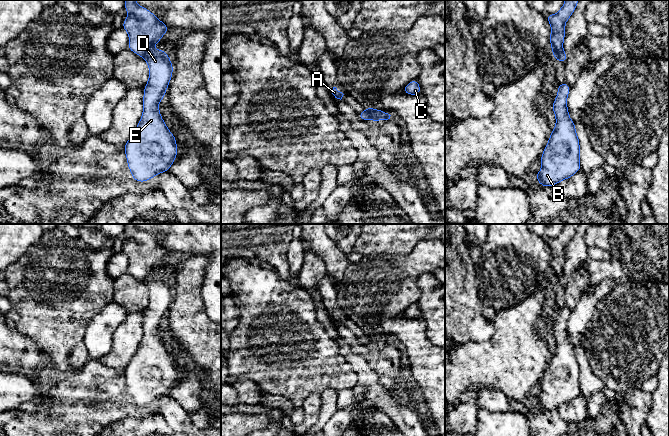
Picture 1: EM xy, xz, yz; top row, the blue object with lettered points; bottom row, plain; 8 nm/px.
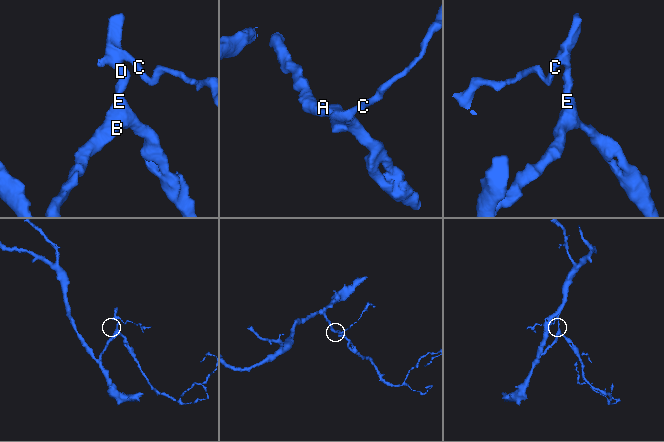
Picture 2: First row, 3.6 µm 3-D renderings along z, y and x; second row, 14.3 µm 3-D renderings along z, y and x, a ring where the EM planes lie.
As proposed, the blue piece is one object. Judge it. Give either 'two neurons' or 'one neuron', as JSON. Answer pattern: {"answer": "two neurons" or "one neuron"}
{"answer": "two neurons"}

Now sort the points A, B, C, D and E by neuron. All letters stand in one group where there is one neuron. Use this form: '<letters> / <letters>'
A C / B D E

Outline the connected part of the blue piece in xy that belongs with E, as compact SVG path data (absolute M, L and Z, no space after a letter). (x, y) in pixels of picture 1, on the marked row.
M150 49L143 58L149 66L149 80L144 86L143 114L124 145L129 170L133 179L138 182L149 181L155 175L169 171L178 154L176 138L167 128L158 108L171 80L173 65L164 50Z

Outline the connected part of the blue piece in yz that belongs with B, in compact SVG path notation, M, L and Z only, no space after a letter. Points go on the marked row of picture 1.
M567 83L557 85L558 93L551 108L556 117L555 129L540 157L542 168L534 176L543 187L557 185L581 170L576 123L570 119L567 109L567 96L571 86Z

